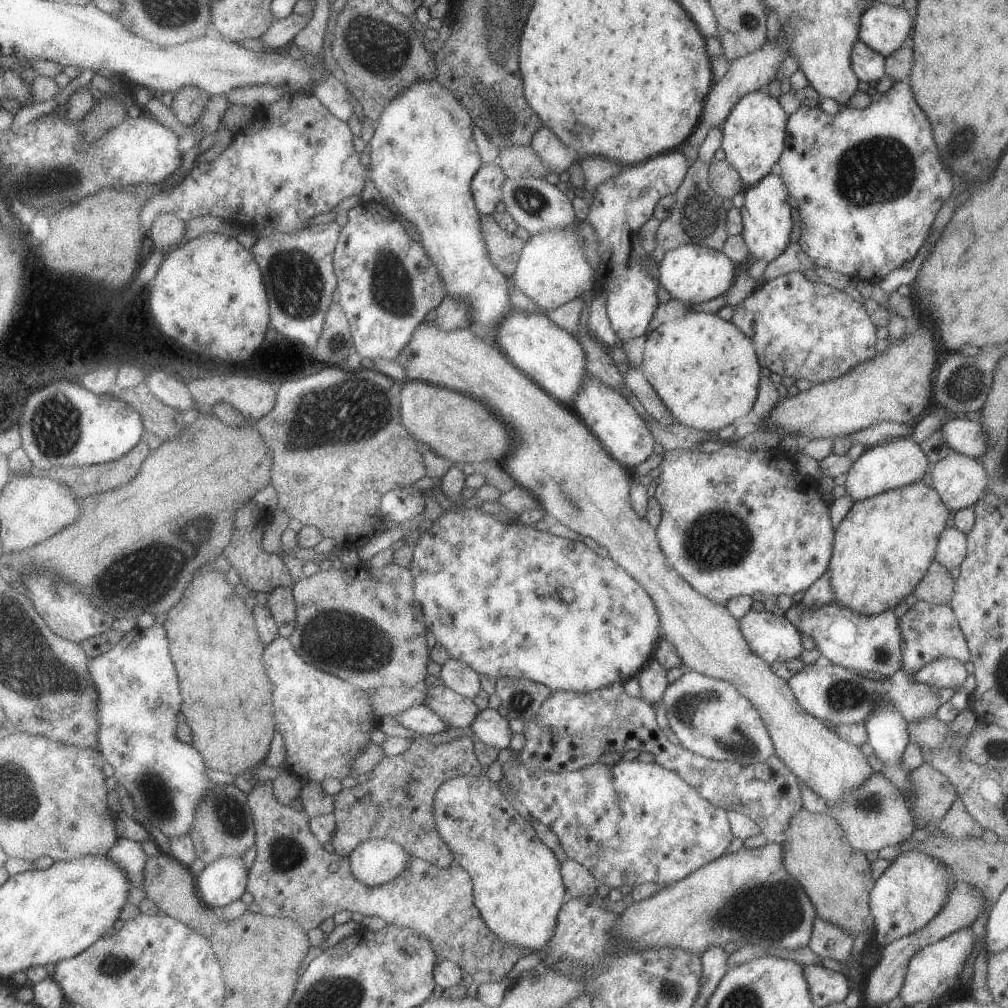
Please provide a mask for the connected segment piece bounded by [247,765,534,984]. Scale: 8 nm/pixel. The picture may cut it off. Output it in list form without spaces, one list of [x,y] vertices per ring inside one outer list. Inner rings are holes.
[[[255,765],[251,767],[249,771],[252,778],[249,781],[255,781],[252,784],[252,787],[248,793],[248,799],[250,805],[252,806],[254,812],[254,818],[256,820],[256,846],[257,846],[257,856],[250,868],[250,879],[248,884],[248,892],[253,896],[256,904],[261,908],[261,912],[264,915],[273,915],[281,918],[290,918],[295,920],[295,922],[300,922],[304,929],[308,932],[316,929],[318,926],[321,926],[321,922],[323,920],[327,920],[327,918],[335,918],[336,914],[341,911],[351,911],[357,916],[378,916],[381,919],[384,919],[389,925],[397,925],[398,927],[409,927],[413,930],[416,930],[419,934],[425,935],[433,945],[433,948],[436,950],[436,953],[441,958],[441,960],[449,959],[453,962],[456,962],[461,966],[463,970],[471,974],[473,980],[477,984],[481,984],[483,982],[503,982],[503,978],[515,968],[515,964],[521,960],[522,956],[527,956],[527,954],[531,954],[534,950],[531,949],[523,949],[520,946],[503,942],[490,928],[489,925],[485,922],[485,919],[482,917],[481,911],[477,908],[475,897],[474,897],[474,882],[472,876],[469,874],[468,870],[465,870],[461,865],[455,864],[449,868],[441,868],[436,867],[433,863],[427,862],[425,859],[413,857],[409,864],[407,865],[406,871],[401,874],[400,877],[397,877],[395,880],[391,882],[385,883],[380,887],[370,887],[365,883],[362,883],[360,880],[355,878],[352,869],[352,860],[350,857],[344,857],[339,855],[337,852],[327,852],[325,848],[323,848],[323,843],[313,834],[312,828],[310,827],[310,814],[304,809],[302,811],[297,811],[295,808],[291,808],[289,805],[282,805],[278,798],[276,797],[274,790],[274,782],[271,780],[260,780],[259,776],[257,776],[257,772],[259,772],[259,765]]]

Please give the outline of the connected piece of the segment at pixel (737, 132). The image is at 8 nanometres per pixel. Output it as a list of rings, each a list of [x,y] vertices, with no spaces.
[[[763,88],[742,96],[719,126],[722,130],[720,148],[724,150],[725,160],[738,170],[743,185],[757,184],[776,166],[784,147],[787,117],[777,99]]]

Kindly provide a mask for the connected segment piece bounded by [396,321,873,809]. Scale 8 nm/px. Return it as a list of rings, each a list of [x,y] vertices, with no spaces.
[[[423,321],[396,361],[407,371],[409,381],[432,382],[473,395],[489,406],[491,411],[497,412],[510,426],[516,440],[512,454],[500,464],[507,474],[516,484],[528,488],[540,500],[541,508],[552,521],[559,521],[579,535],[589,536],[598,546],[603,546],[608,552],[608,557],[644,587],[658,616],[660,636],[673,645],[681,664],[686,670],[733,685],[759,713],[769,733],[775,756],[796,775],[799,783],[805,784],[820,796],[829,809],[841,800],[847,789],[861,784],[873,772],[858,746],[845,742],[833,730],[827,729],[818,718],[806,713],[796,701],[787,681],[779,678],[771,670],[769,663],[751,652],[739,632],[738,620],[733,618],[723,605],[715,604],[695,592],[687,581],[667,564],[668,560],[660,549],[655,529],[647,519],[640,517],[633,510],[632,504],[629,504],[628,492],[631,482],[623,465],[603,448],[598,438],[591,436],[586,422],[571,407],[559,402],[523,369],[517,368],[497,343],[480,338],[469,329],[445,330],[435,322]]]

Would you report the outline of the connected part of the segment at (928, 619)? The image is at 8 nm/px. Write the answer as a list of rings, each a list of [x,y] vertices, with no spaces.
[[[916,601],[897,619],[897,624],[901,637],[900,669],[904,673],[912,675],[939,657],[952,658],[962,663],[970,660],[965,637],[948,604],[930,605],[925,601]]]

